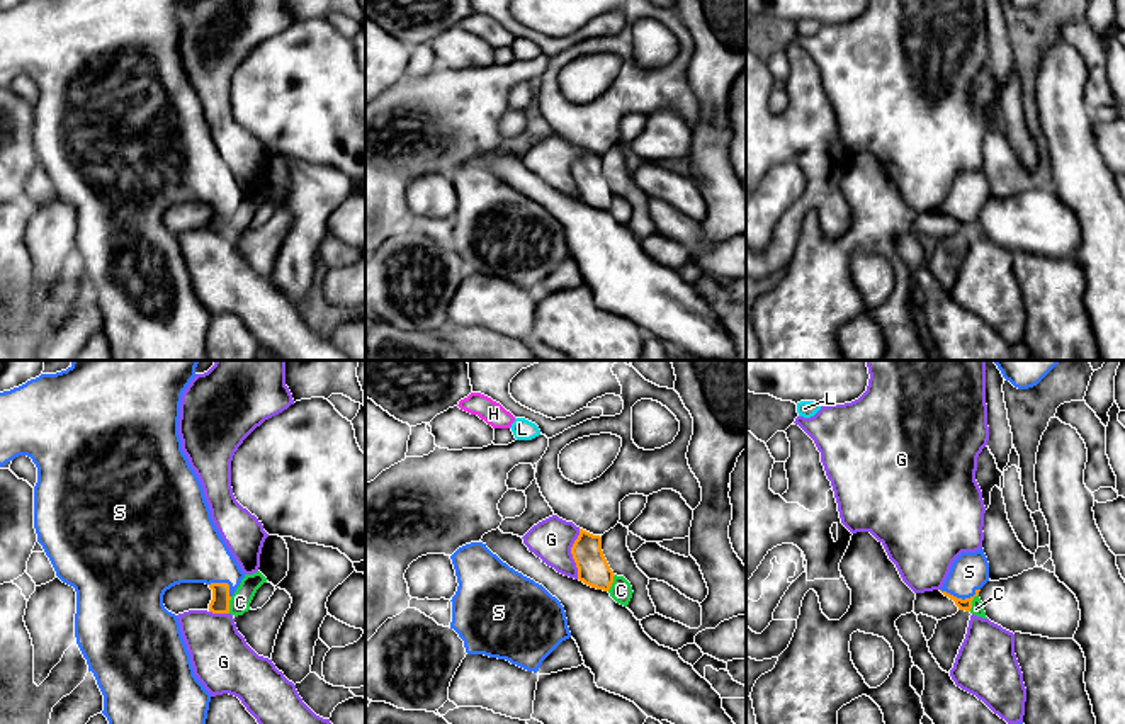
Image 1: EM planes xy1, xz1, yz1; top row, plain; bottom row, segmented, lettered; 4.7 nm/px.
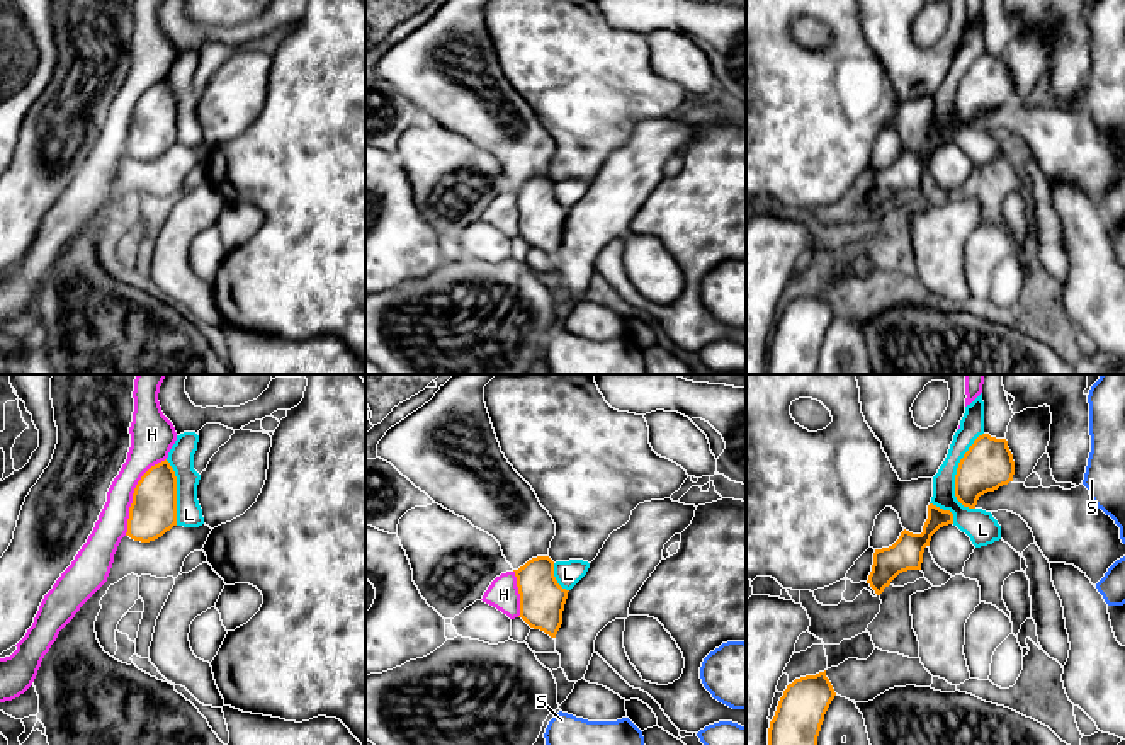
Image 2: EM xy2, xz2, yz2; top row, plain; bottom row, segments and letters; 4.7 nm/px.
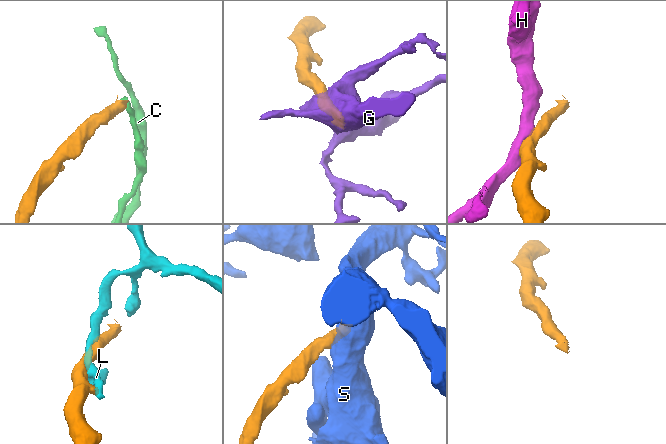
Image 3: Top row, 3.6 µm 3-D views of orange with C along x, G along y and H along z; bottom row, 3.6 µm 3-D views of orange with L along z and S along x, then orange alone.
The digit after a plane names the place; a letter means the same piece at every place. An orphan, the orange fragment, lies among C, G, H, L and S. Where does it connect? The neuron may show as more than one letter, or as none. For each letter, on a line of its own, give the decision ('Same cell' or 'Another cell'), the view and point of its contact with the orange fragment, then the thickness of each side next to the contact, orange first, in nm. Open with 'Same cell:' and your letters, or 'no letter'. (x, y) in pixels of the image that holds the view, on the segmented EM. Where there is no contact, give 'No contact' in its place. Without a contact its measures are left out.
Same cell: S
C: Another cell. Touches orange at yz1 (971, 602). Thickness 50 nm (orange) against 50 nm
G: Another cell. Touches orange at xz1 (571, 553). Thickness 150 nm (orange) against 200 nm
H: Another cell. Touches orange at xy2 (133, 494). Thickness 220 nm (orange) against 190 nm
L: Another cell. Touches orange at yz2 (957, 472). Thickness 240 nm (orange) against 130 nm
S: Same cell. Touches orange at yz1 (961, 599). Thickness 50 nm (orange) against 180 nm

